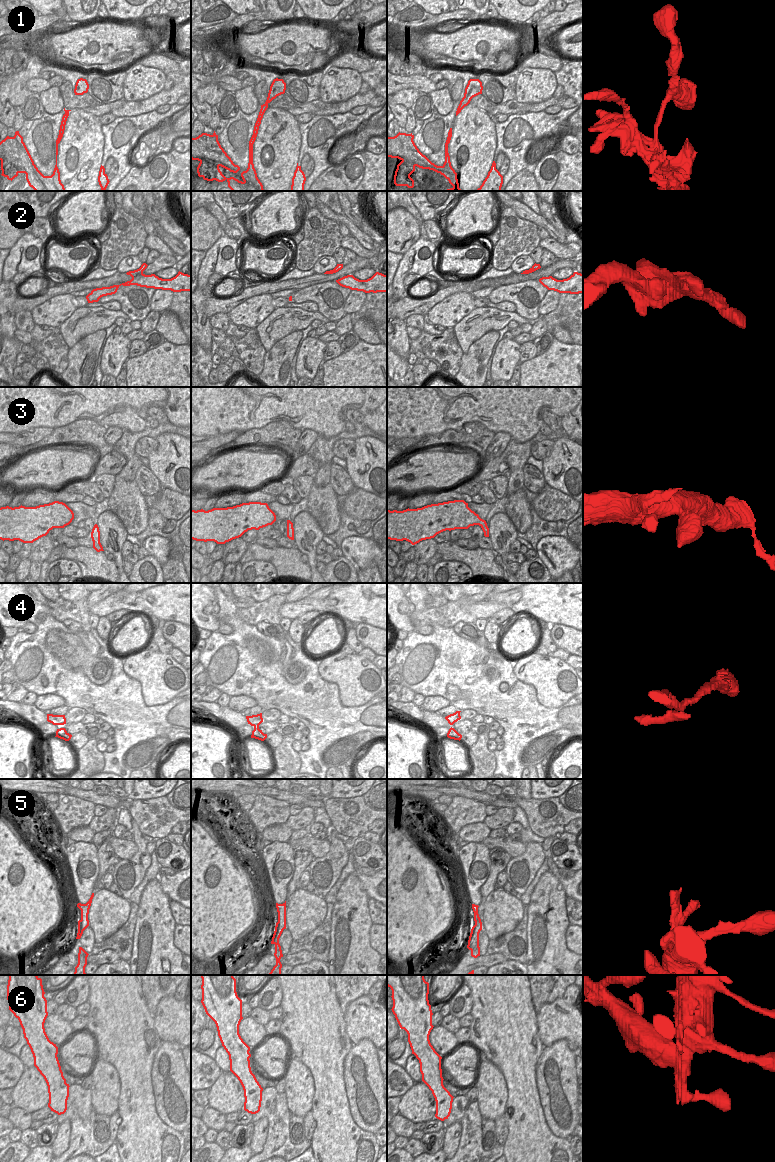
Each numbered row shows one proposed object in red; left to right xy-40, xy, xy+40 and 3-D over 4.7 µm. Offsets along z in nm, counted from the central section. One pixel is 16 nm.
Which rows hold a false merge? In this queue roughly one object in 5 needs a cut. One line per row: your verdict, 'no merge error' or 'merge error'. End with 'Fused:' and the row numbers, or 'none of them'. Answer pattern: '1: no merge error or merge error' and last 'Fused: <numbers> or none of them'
1: merge error
2: no merge error
3: no merge error
4: merge error
5: no merge error
6: merge error
Fused: 1, 4, 6

